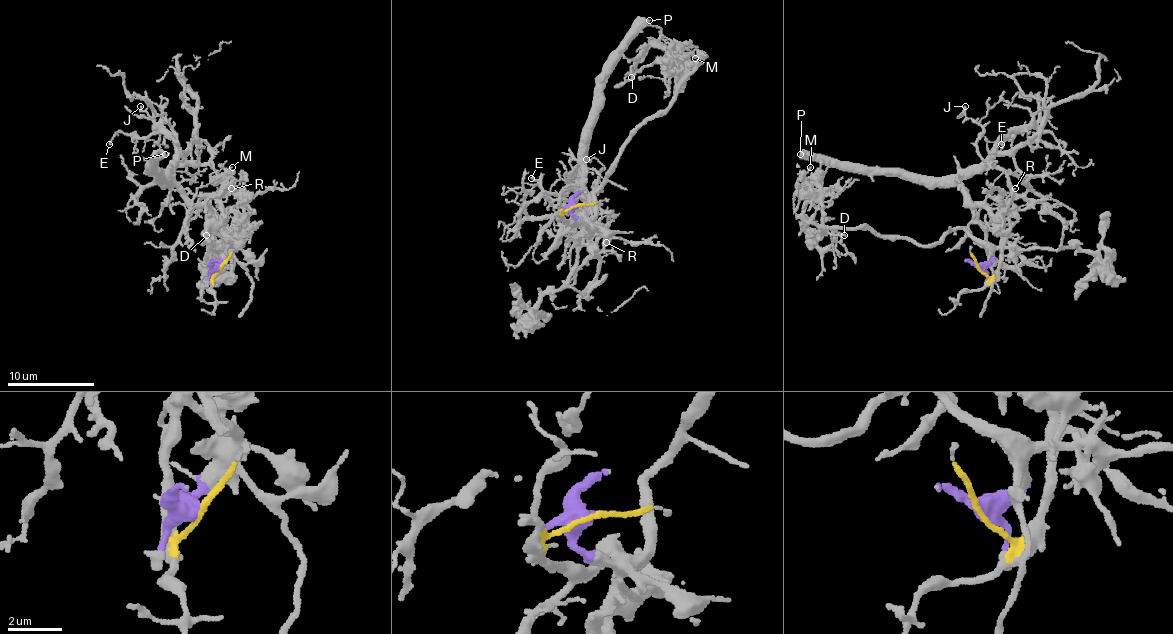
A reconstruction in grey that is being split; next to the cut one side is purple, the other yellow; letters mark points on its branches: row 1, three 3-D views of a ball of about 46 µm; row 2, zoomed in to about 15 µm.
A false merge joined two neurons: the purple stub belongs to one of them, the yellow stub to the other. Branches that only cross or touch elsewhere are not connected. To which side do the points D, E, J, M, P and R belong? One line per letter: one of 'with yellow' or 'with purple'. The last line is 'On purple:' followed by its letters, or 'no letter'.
D: with purple
E: with yellow
J: with yellow
M: with purple
P: with yellow
R: with purple
On purple: D, M, R

